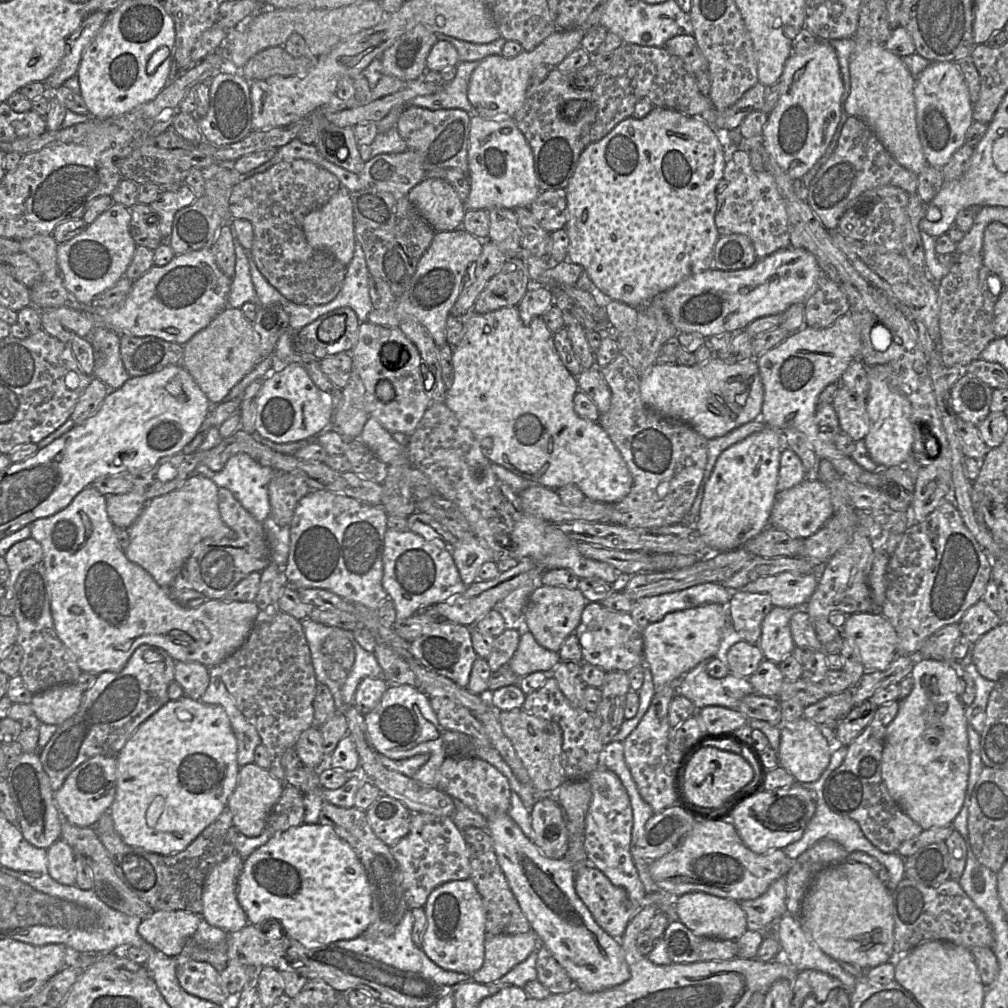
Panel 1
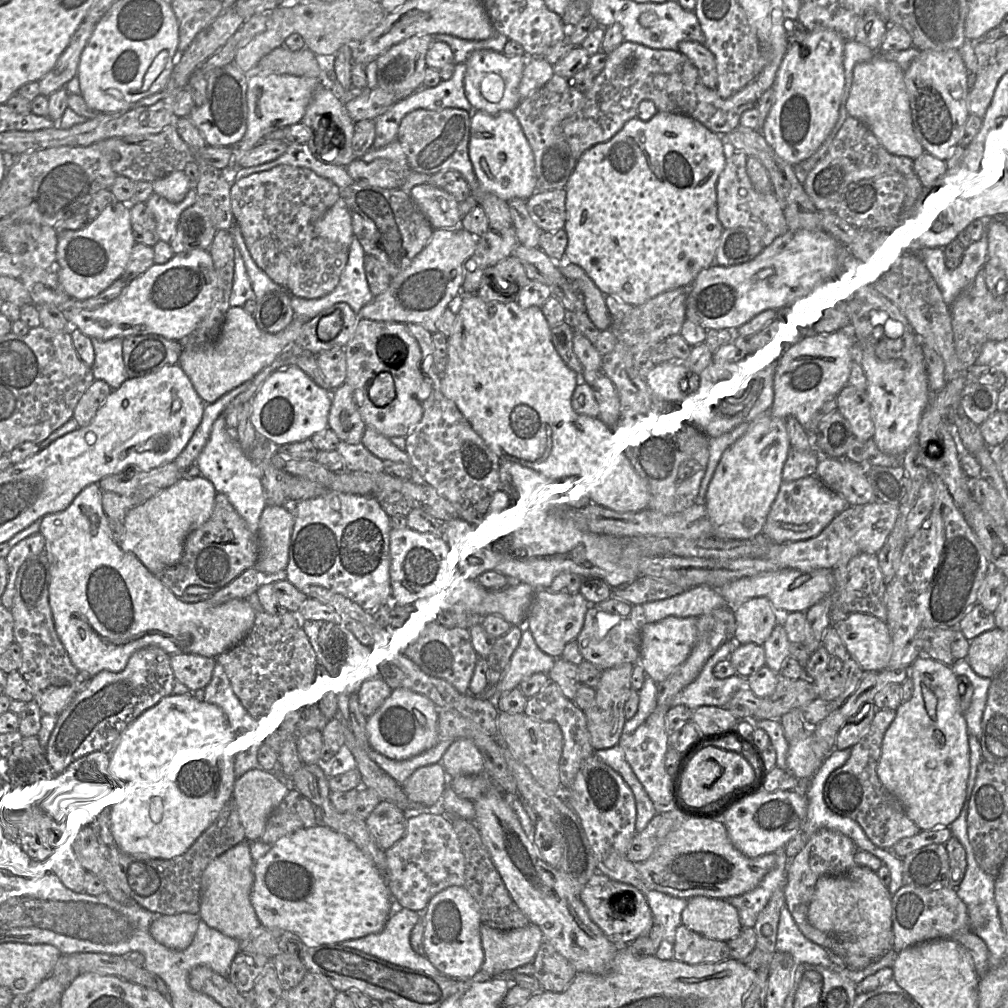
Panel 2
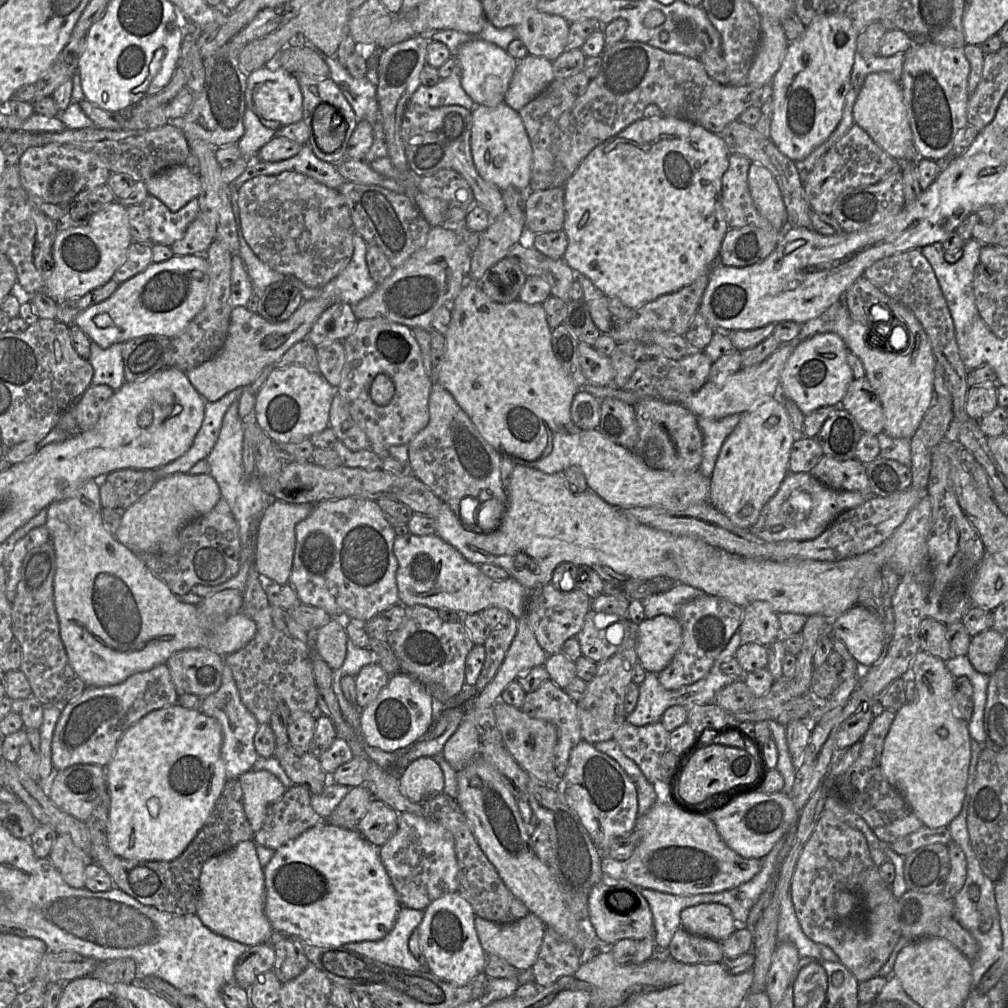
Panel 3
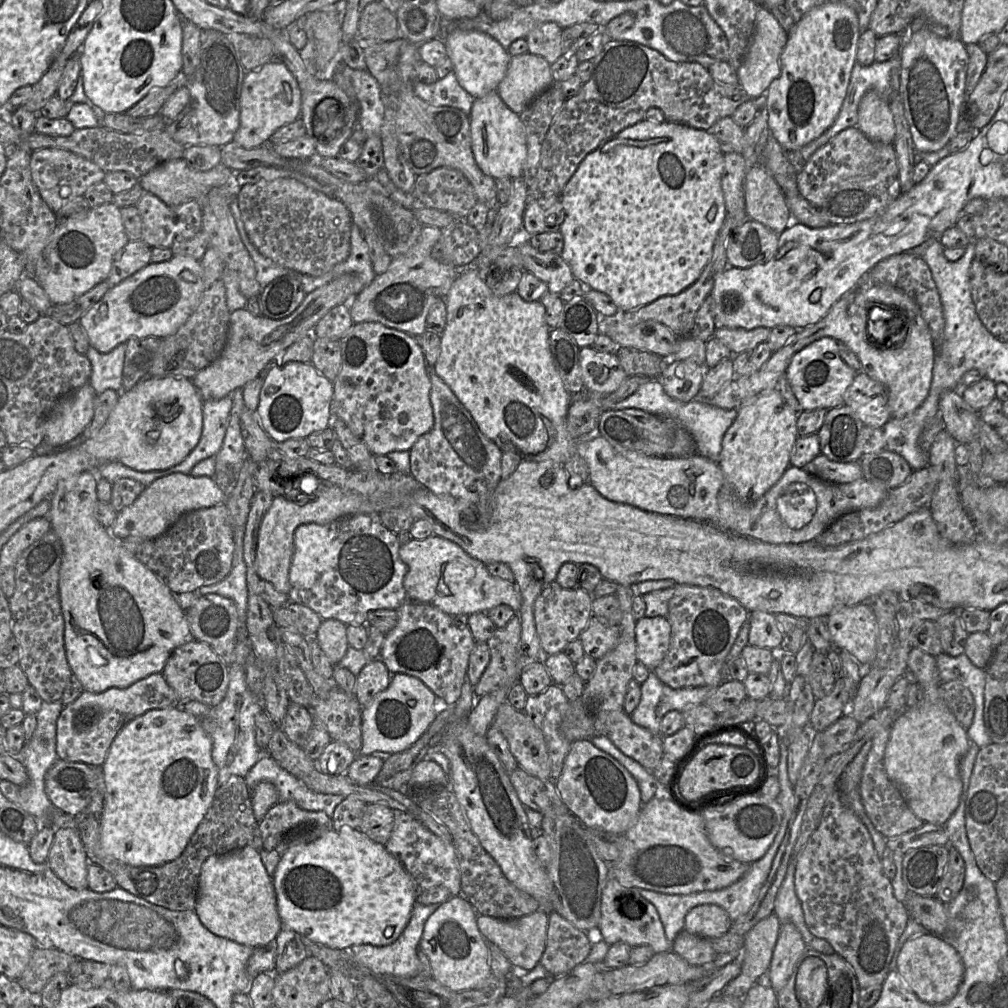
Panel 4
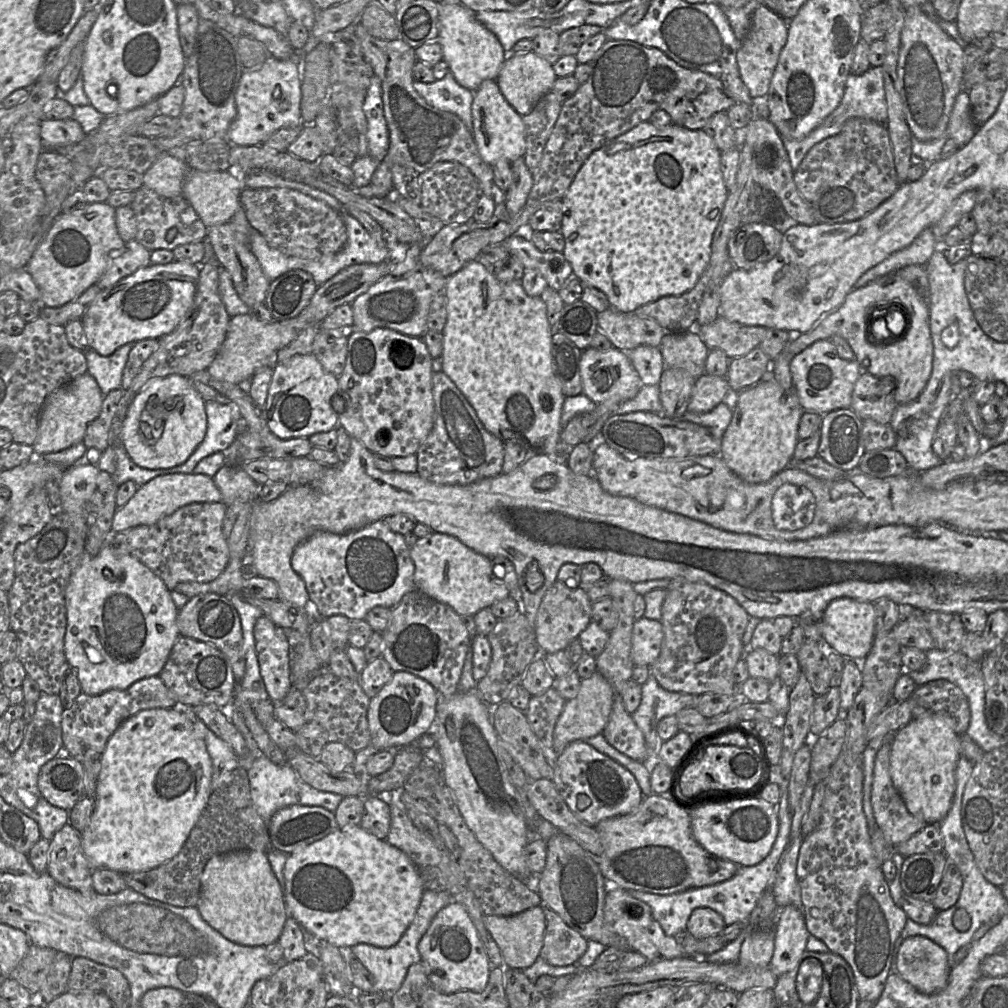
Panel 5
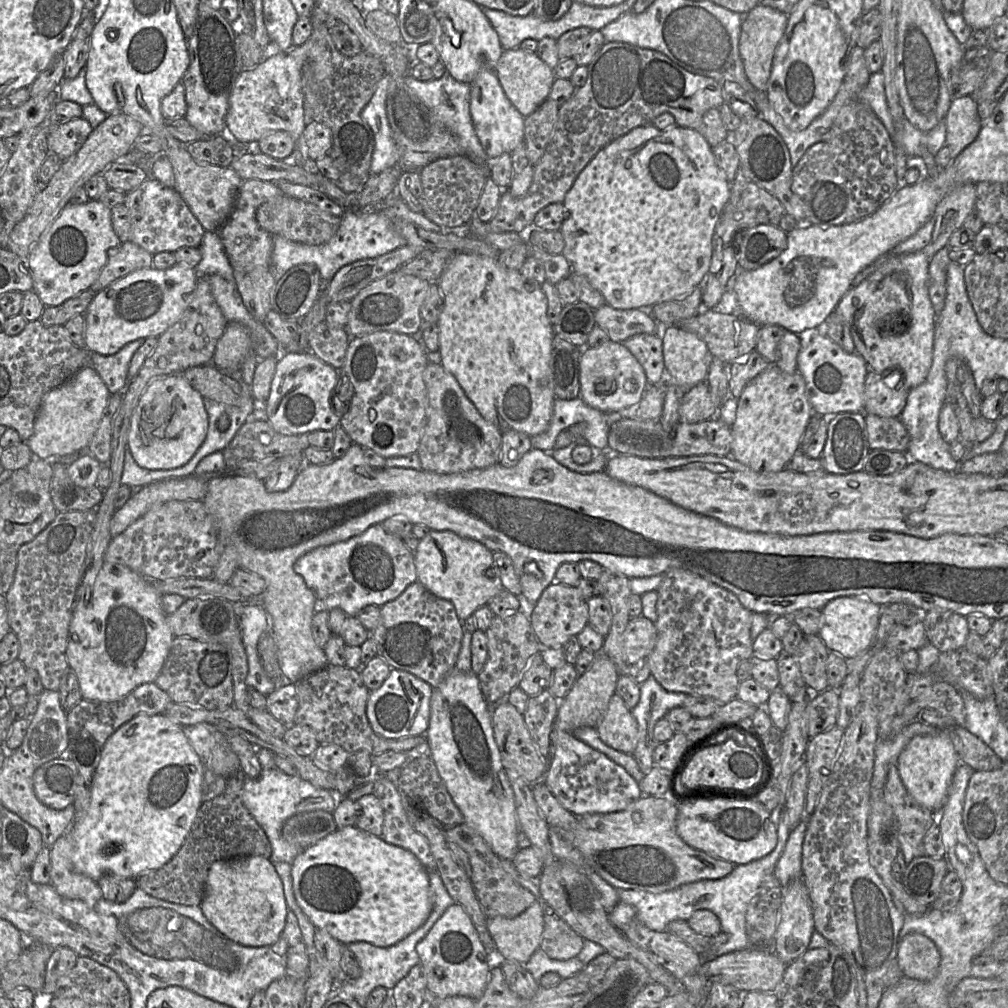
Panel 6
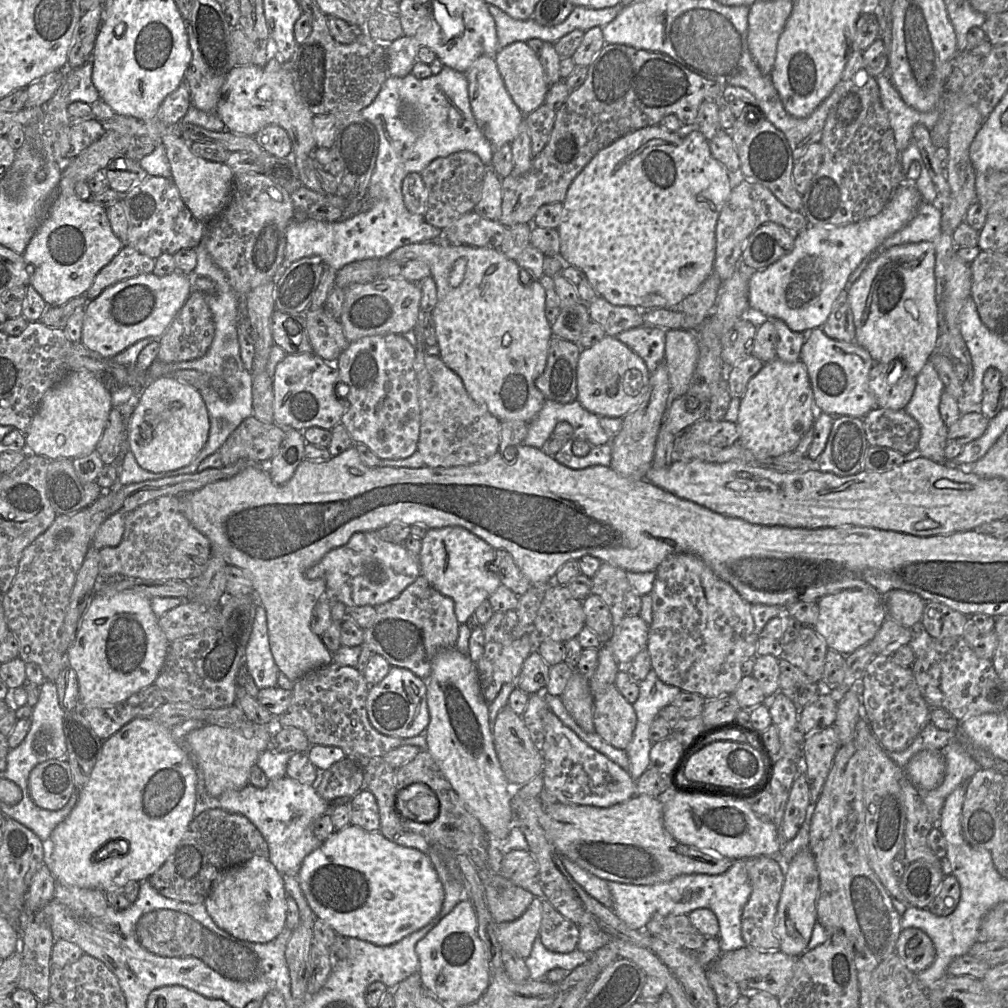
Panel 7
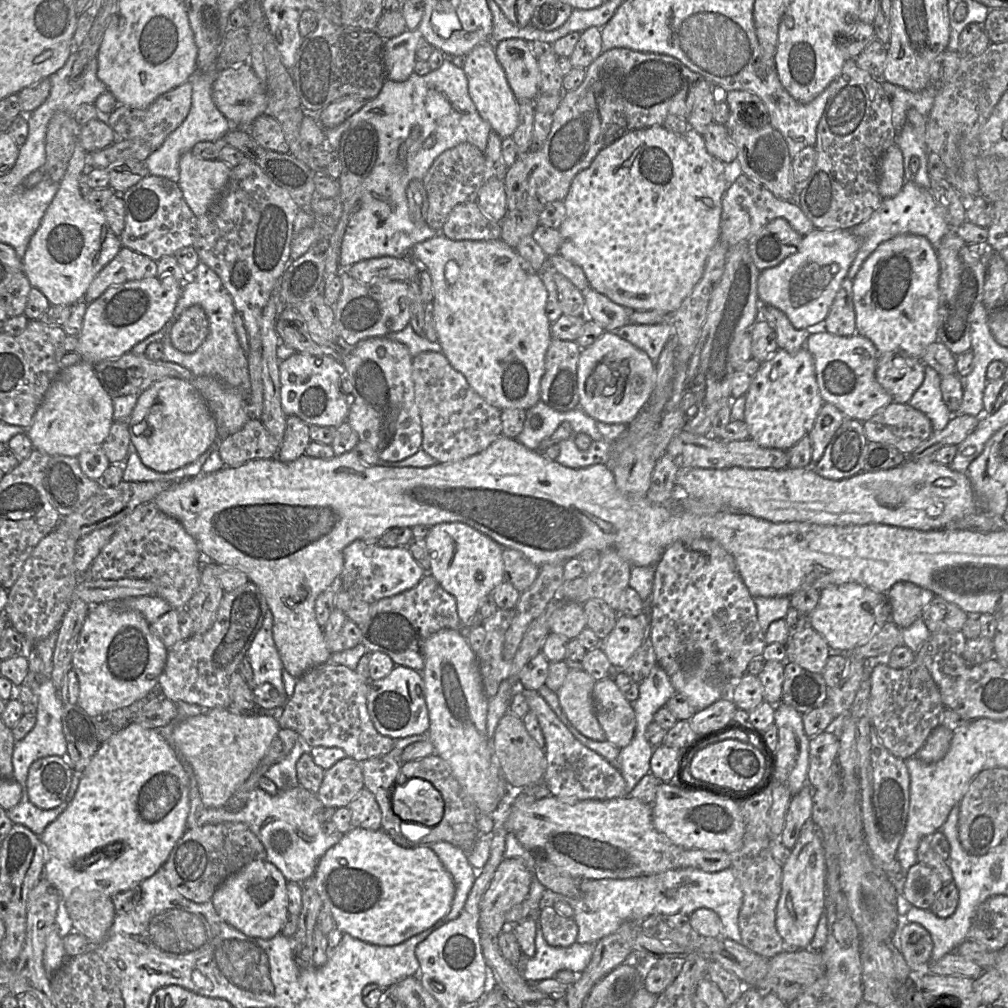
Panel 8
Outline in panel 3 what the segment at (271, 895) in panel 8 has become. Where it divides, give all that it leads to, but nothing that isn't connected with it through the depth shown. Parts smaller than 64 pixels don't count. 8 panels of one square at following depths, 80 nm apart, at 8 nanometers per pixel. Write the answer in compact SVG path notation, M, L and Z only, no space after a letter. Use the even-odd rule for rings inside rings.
M254 840L238 843L203 865L196 914L213 932L247 946L267 943L274 930L265 915L265 877Z

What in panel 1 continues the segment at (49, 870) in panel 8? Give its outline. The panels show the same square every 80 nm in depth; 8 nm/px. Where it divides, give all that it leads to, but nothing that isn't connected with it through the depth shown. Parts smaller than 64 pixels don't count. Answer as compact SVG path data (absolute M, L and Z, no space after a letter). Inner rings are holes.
M186 695L169 700L142 722L115 757L116 791L109 809L115 830L126 844L161 855L183 851L220 815L240 769L236 737L224 708Z

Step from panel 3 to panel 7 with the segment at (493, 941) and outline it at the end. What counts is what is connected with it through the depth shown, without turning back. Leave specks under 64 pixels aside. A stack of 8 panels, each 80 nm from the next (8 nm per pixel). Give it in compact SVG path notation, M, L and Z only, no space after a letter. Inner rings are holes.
M535 897L518 919L495 923L494 934L502 948L526 959L532 951L535 939L539 936L541 920L542 899Z

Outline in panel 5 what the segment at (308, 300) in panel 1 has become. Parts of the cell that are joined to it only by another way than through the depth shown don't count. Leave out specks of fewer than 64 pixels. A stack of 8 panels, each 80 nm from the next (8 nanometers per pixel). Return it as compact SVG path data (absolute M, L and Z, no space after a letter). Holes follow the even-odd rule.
M244 188L239 200L250 226L264 237L271 248L287 256L319 260L337 253L347 240L341 212L298 190Z

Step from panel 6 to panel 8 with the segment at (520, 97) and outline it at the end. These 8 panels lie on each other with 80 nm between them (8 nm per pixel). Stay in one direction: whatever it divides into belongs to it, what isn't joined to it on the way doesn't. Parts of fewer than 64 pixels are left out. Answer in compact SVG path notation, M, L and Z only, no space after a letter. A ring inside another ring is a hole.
M519 38L502 40L495 44L495 55L516 99L536 100L540 94L539 66L531 43Z

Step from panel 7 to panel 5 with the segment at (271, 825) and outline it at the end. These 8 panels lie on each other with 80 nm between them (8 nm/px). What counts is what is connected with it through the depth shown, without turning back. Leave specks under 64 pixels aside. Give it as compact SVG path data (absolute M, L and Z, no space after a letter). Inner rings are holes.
M265 756L254 761L247 775L253 805L266 824L276 811L292 805L323 807L334 814L343 799L339 794L316 790L303 782L290 766L274 764Z

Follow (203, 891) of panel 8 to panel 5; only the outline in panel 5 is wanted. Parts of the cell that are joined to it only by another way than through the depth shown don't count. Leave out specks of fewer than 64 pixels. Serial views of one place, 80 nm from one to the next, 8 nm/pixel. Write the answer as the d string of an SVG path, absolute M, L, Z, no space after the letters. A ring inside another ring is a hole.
M242 767L234 769L220 788L211 791L197 823L176 856L156 868L122 875L128 888L147 898L176 907L196 907L202 873L208 860L238 850L255 850L265 854L272 850L267 824L255 810L247 770Z

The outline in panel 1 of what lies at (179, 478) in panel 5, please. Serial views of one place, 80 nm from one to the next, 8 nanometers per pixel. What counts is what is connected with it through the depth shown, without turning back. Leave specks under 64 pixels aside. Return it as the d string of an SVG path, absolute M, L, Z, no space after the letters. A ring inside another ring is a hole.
M192 473L178 488L172 492L153 498L147 502L137 520L128 528L130 544L124 551L125 556L133 563L144 568L163 587L169 588L194 547L206 538L235 539L236 534L222 521L218 508L218 486L209 478Z

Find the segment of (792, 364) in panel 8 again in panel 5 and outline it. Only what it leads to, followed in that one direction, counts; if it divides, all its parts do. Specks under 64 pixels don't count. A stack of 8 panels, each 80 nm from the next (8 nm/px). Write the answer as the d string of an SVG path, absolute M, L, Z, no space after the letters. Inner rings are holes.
M770 369L769 375L738 394L732 420L722 438L720 457L732 472L747 483L759 484L769 481L786 469L793 460L794 451L799 441L799 422L804 411L796 389L782 388Z

